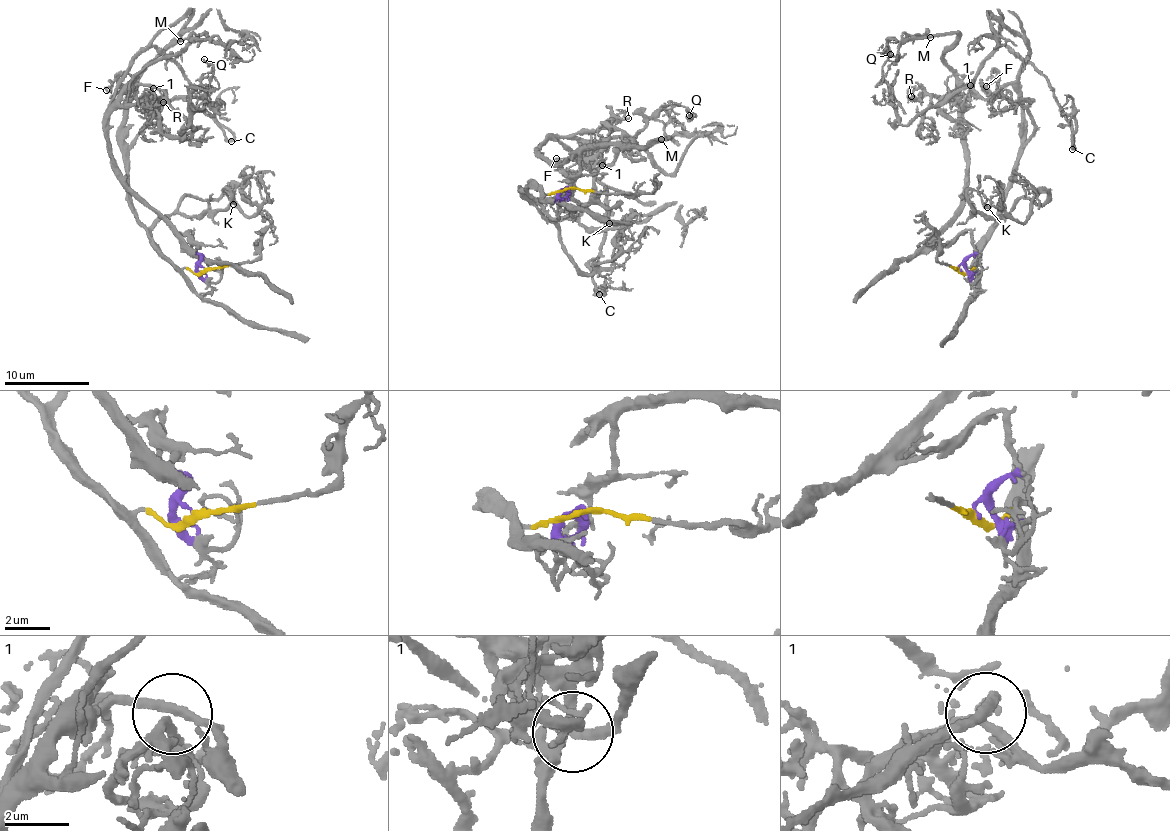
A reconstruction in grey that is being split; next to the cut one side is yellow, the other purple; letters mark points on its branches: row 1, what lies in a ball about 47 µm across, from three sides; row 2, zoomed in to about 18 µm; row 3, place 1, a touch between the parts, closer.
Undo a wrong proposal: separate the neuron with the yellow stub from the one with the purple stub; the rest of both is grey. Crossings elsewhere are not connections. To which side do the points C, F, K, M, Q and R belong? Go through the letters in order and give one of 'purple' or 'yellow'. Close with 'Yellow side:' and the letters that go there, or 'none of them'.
C: purple
F: yellow
K: yellow
M: purple
Q: purple
R: purple
Yellow side: F, K

